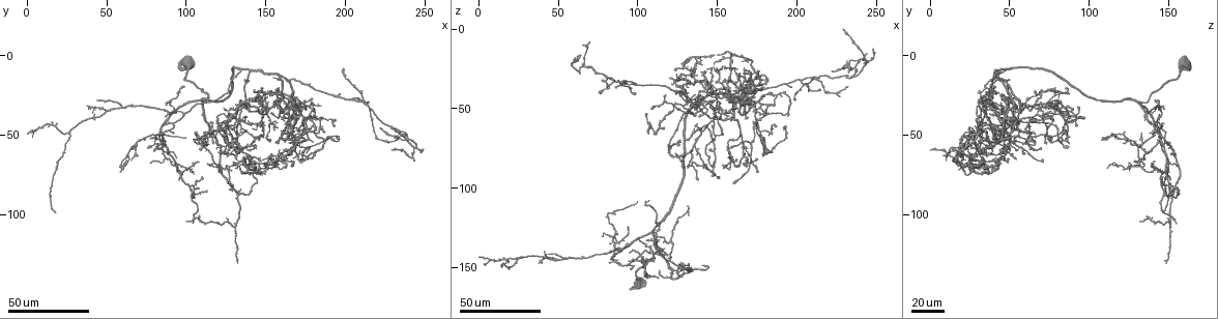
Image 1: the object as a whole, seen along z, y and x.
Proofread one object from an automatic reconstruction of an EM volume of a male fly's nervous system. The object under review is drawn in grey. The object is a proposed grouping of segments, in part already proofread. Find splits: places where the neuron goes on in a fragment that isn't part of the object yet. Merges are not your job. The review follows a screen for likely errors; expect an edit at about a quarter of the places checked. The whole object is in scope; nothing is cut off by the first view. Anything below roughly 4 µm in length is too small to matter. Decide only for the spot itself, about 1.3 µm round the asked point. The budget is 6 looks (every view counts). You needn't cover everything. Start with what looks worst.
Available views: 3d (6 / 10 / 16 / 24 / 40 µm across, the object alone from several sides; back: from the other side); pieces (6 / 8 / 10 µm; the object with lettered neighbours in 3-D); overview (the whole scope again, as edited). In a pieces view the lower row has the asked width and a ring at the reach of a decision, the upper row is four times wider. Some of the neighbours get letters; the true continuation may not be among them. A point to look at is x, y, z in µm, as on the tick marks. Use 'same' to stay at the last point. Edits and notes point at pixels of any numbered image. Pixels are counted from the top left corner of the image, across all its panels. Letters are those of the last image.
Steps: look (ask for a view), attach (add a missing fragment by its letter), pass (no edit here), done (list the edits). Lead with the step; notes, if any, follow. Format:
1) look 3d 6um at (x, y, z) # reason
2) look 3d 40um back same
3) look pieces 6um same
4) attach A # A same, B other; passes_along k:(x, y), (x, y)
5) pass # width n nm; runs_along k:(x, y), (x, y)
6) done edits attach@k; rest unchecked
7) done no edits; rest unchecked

look 3d 40um at (120, 60, 149) # free end

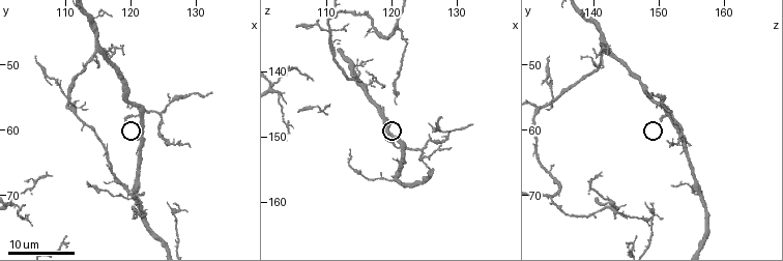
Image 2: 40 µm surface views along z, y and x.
look pieces 8um at (119.5, 59.0, 150.5)

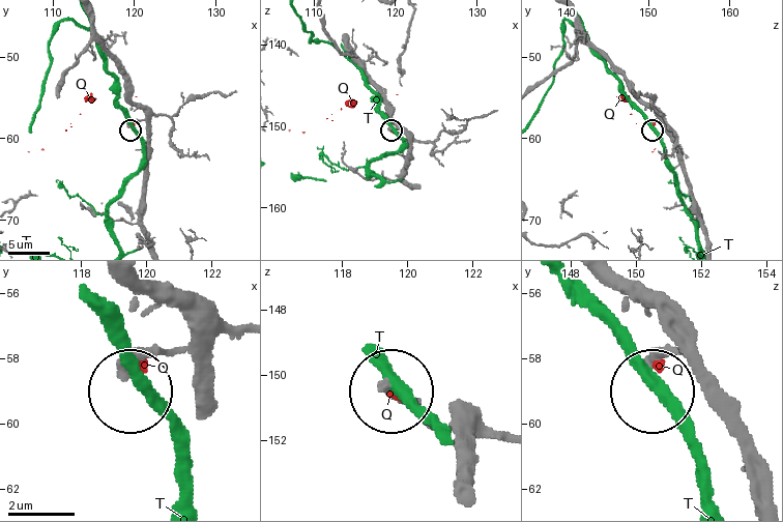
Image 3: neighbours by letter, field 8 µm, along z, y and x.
pass # Q other, T other; none of them fits

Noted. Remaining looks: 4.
look 3d 40um at (230, 60, 1) # free end

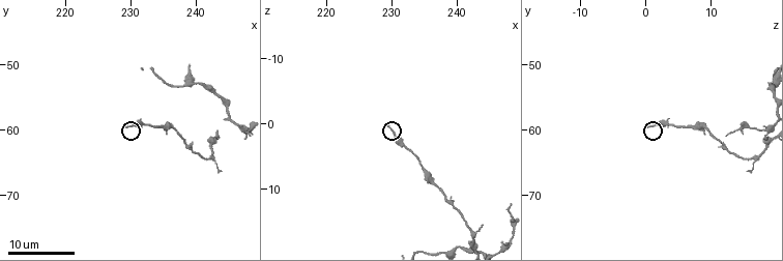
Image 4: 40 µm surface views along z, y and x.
look pieces 8um at (229.0, 59.5, 0.0)

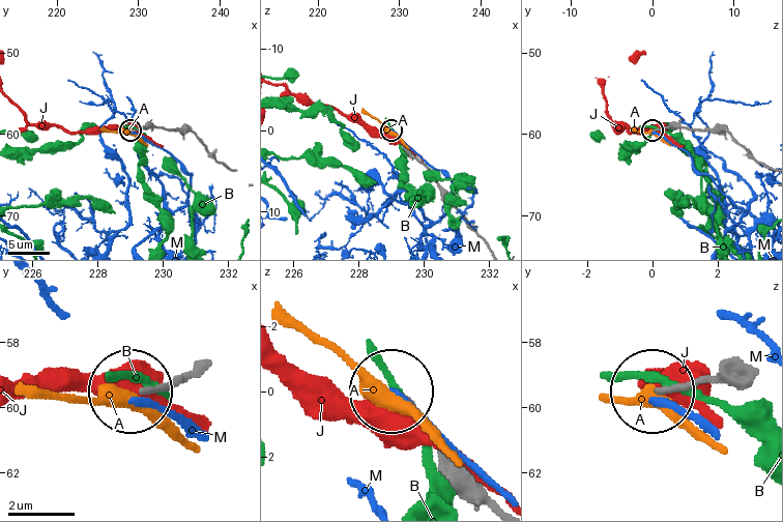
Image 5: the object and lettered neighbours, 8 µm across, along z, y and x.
pass # A other, B other, J other, M other; none of them fits

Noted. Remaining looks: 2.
look 3d 24um at (101, 103, 132)

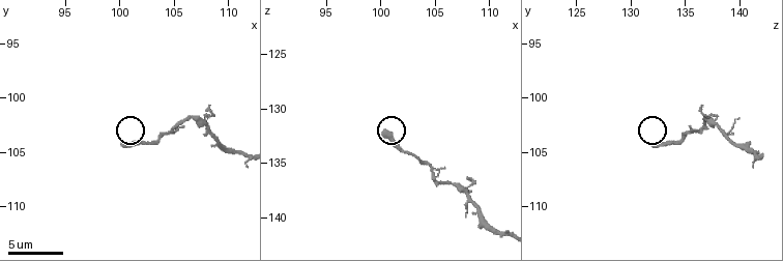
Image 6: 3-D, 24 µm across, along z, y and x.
look pieces 10um at (100.6, 104.4, 132.2)

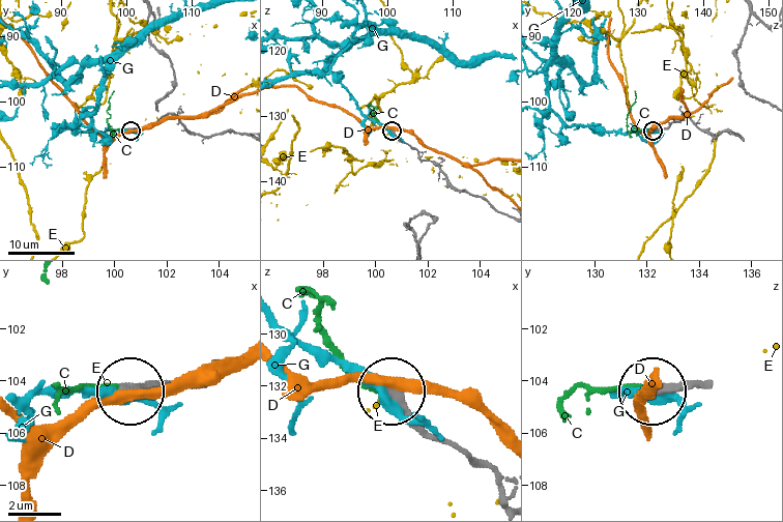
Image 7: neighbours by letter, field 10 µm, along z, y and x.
attach C # C same, D other, E other, G other; passes_along 7:(707, 382), (596, 388); the neuron continues

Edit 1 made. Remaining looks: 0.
done edits attach@7; rest unchecked

